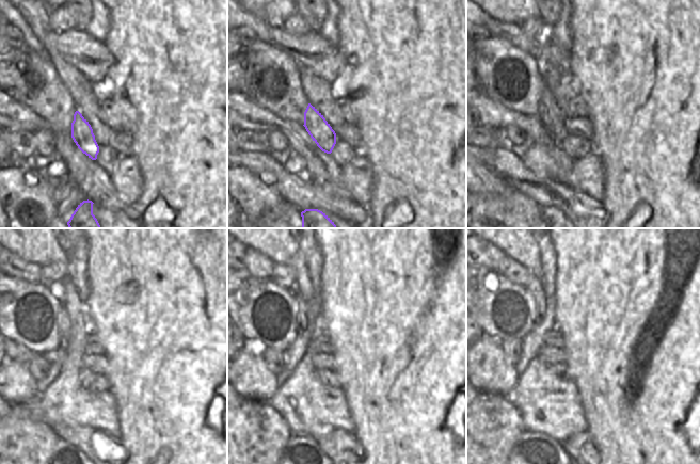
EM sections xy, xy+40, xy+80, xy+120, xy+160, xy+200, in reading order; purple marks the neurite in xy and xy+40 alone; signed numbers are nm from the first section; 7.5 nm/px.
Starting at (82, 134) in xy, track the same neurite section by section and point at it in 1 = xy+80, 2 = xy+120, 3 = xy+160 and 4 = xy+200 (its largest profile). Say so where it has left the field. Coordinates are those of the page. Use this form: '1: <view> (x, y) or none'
1: xy+80 (552, 117)
2: xy+120 (64, 331)
3: xy+160 (302, 319)
4: xy+200 (535, 286)

